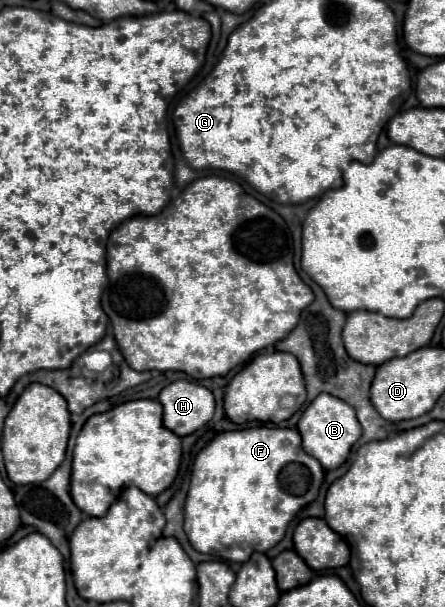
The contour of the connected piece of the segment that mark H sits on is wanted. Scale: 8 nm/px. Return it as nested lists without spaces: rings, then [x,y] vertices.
[[[175,381],[159,393],[163,405],[163,425],[179,437],[195,433],[215,411],[215,399],[209,389],[191,381]]]

